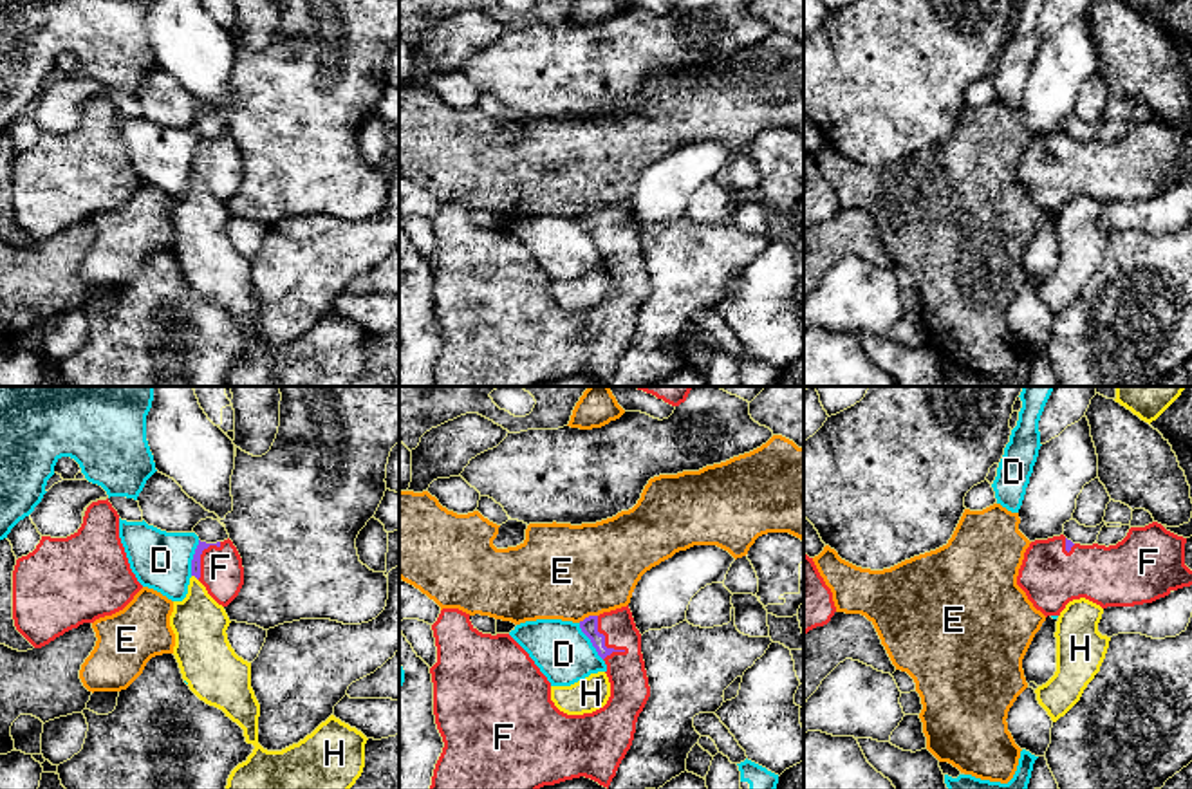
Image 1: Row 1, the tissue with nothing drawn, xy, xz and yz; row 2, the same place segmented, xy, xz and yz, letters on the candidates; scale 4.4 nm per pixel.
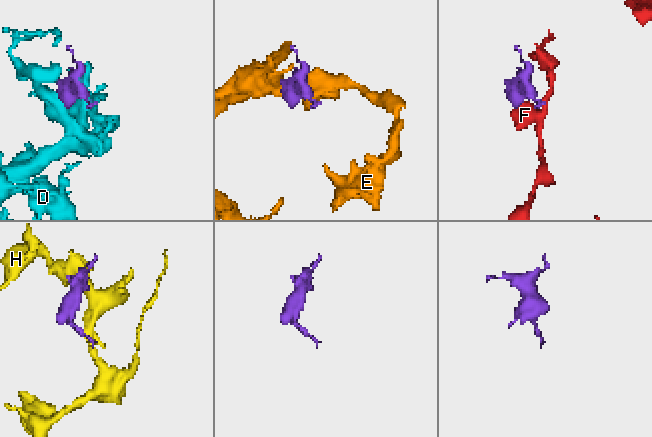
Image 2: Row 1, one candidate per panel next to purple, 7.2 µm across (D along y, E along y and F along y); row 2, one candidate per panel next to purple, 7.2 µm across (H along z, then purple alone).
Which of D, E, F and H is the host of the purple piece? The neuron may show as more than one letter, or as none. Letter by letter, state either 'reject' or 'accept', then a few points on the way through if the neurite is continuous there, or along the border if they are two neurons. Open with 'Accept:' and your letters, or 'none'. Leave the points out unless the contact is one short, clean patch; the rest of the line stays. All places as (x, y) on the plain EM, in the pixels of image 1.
Accept: F
D: reject
E: reject
F: accept | across xz (589, 221), (604, 235), (623, 255), (629, 280)
H: reject | along xy (192, 170), (197, 176)

